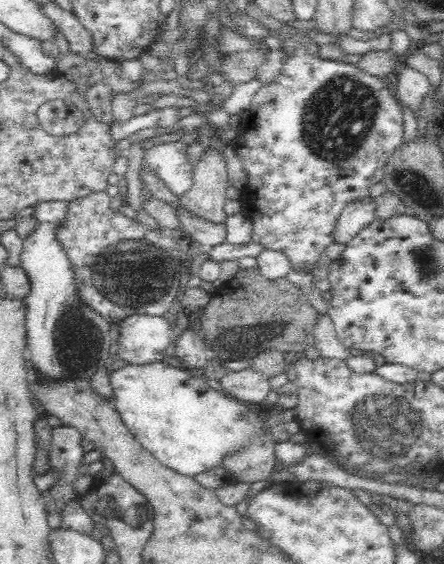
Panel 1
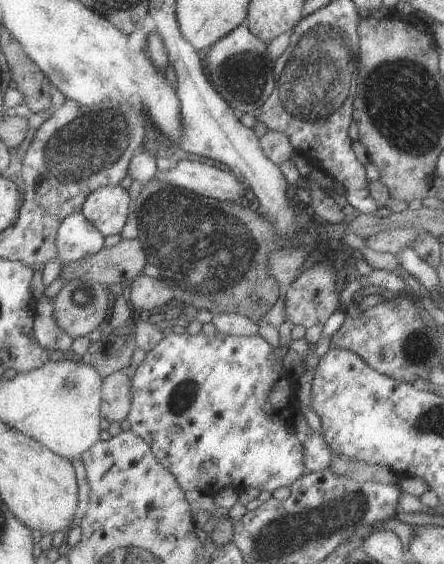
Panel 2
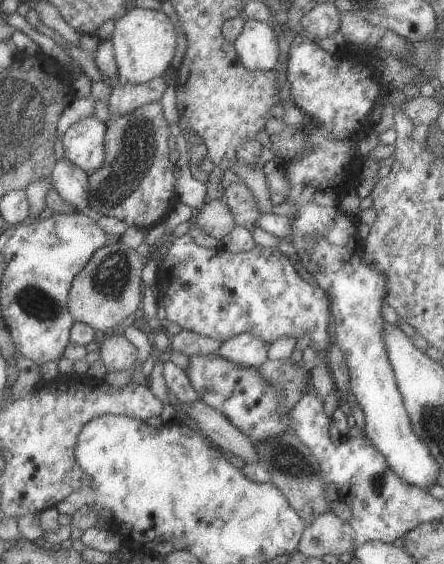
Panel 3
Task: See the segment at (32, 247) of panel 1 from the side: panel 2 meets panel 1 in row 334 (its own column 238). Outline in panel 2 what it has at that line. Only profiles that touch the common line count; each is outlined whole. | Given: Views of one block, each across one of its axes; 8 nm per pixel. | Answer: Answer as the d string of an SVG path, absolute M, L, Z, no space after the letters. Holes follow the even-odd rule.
M247 24L237 28L204 53L205 70L217 92L239 114L254 115L263 108L277 88L275 66L277 60L269 56L269 43L261 40Z

